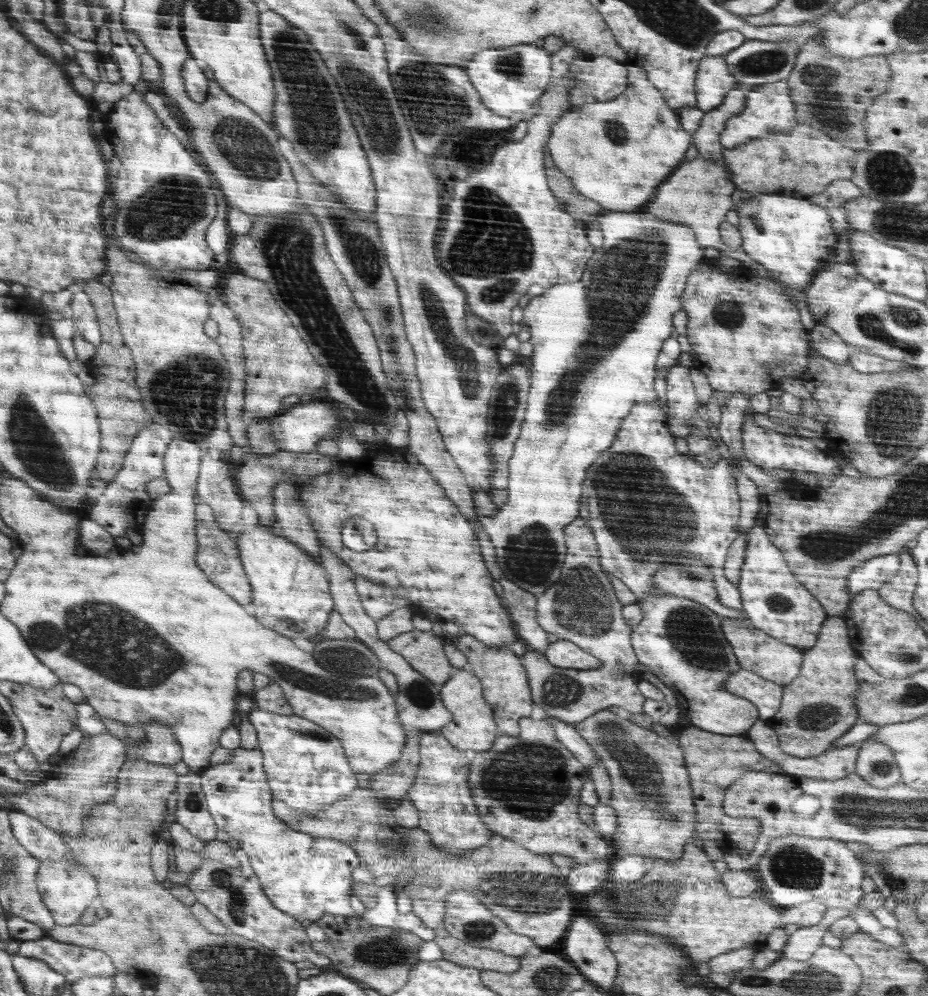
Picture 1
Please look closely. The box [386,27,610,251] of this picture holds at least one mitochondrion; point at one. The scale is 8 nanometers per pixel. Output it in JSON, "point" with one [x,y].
{"point":[425,125]}

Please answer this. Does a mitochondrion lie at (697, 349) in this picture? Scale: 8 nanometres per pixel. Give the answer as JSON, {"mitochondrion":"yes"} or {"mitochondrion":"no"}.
{"mitochondrion":"no"}

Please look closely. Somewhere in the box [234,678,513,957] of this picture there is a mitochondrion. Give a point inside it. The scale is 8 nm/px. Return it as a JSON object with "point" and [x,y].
{"point":[477,930]}

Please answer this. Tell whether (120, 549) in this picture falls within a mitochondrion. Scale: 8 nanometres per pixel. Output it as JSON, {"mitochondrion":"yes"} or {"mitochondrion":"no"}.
{"mitochondrion":"no"}

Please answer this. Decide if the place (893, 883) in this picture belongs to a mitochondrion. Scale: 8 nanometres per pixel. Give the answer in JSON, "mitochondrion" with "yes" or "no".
{"mitochondrion":"no"}

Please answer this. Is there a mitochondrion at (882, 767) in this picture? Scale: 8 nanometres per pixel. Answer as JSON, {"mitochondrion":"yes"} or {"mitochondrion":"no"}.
{"mitochondrion":"yes"}

